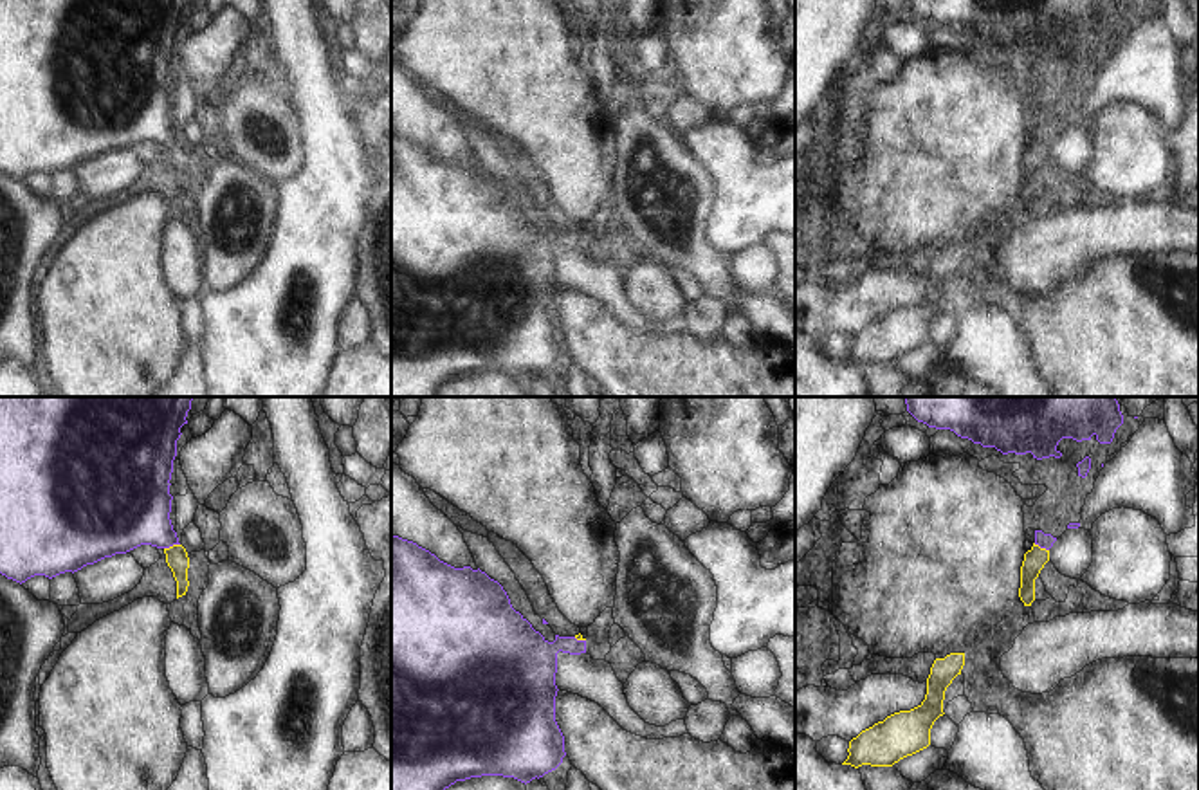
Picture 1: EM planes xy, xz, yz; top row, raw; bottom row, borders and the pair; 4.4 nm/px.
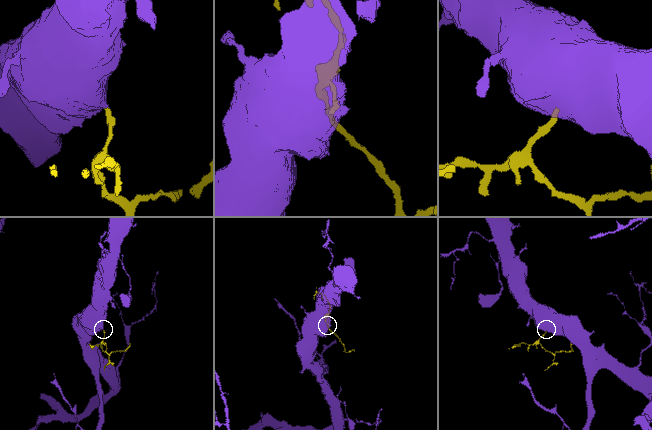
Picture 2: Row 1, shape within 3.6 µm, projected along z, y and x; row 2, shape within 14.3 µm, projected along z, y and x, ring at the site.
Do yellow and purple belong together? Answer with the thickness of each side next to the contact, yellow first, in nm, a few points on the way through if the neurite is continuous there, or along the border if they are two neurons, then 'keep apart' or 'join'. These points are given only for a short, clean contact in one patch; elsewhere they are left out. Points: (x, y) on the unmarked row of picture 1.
100 nm thick on the yellow side, 340 nm on the other; runs through xy (177, 156), (173, 141), (132, 103); join

